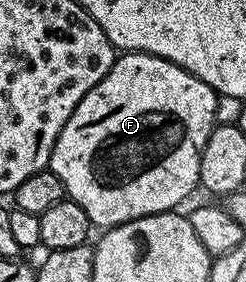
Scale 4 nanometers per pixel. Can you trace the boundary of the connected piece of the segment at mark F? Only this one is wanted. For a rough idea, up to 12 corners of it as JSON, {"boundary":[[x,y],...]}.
{"boundary":[[125,51],[48,168],[102,230],[179,209],[217,92]]}

